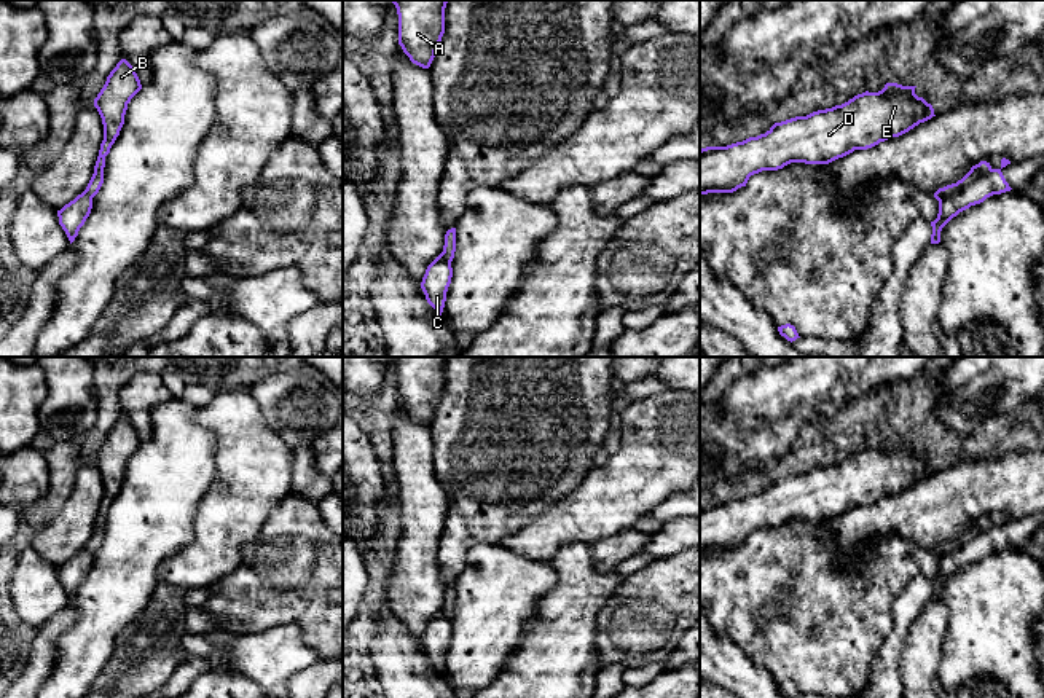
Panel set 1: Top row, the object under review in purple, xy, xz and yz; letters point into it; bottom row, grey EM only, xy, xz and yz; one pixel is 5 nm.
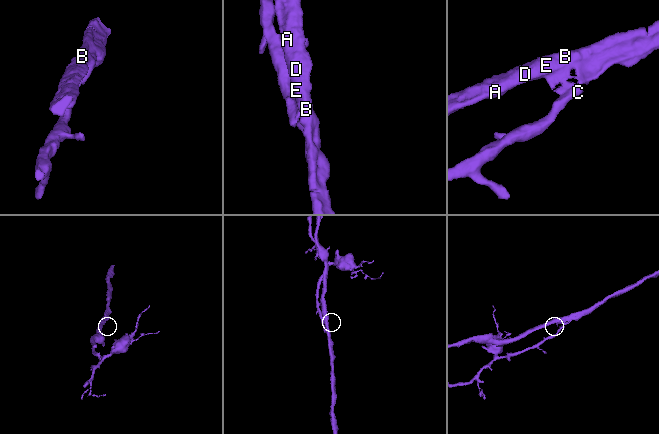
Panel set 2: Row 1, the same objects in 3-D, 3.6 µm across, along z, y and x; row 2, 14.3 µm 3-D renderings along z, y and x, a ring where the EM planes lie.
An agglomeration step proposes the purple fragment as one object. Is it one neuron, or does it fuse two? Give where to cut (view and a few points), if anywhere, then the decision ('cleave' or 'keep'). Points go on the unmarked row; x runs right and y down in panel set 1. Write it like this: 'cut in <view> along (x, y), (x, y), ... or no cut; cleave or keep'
cut in yz along (992, 526), (979, 531), (960, 547), (939, 558); cleave

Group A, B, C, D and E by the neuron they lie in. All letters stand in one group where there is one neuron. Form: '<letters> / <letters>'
A B D E / C

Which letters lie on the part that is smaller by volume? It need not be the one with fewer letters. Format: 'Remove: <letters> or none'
Remove: A, B, D, E

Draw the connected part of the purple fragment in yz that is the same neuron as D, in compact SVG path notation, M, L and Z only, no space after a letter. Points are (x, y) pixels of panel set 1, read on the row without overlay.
M886 440L878 449L865 448L842 462L775 480L757 494L727 504L701 505L700 551L733 550L746 543L751 532L762 527L778 527L791 520L829 521L854 507L867 507L880 499L899 494L936 473L932 462L918 454L915 445Z

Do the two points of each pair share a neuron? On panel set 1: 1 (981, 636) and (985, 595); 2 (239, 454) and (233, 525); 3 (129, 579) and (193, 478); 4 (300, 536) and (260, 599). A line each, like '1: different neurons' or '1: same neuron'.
1: same neuron
2: same neuron
3: same neuron
4: same neuron

